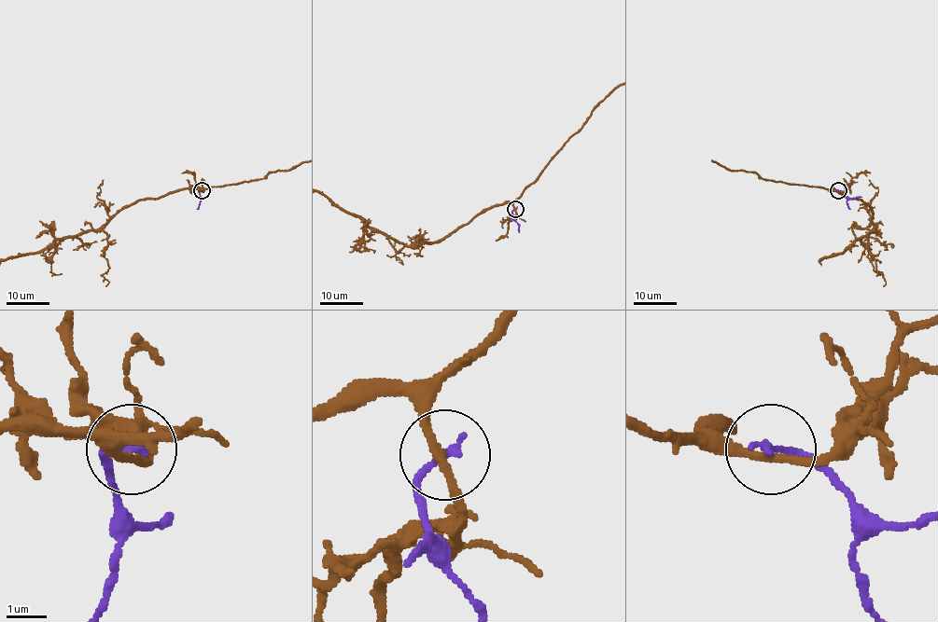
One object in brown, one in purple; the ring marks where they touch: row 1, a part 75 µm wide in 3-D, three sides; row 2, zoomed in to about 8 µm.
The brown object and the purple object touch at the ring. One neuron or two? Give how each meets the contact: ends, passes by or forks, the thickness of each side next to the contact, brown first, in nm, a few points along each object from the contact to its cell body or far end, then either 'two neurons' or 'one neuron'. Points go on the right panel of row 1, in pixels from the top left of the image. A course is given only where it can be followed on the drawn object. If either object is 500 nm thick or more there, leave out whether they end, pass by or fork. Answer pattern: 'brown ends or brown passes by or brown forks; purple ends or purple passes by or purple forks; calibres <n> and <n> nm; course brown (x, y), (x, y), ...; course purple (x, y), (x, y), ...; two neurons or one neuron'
brown passes by; purple ends; calibres 180 and 200 nm; course purple (837, 190), (850, 199), (861, 197); two neurons

